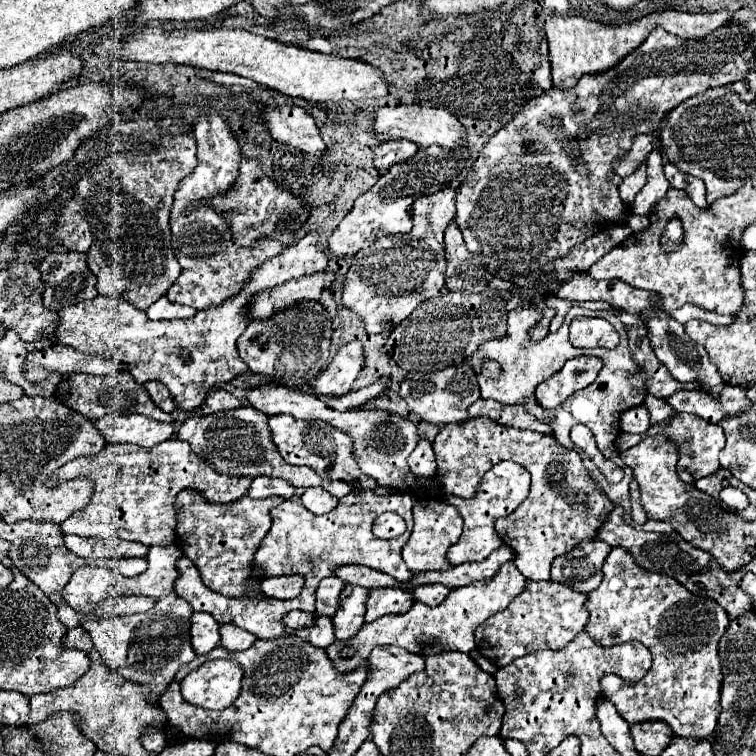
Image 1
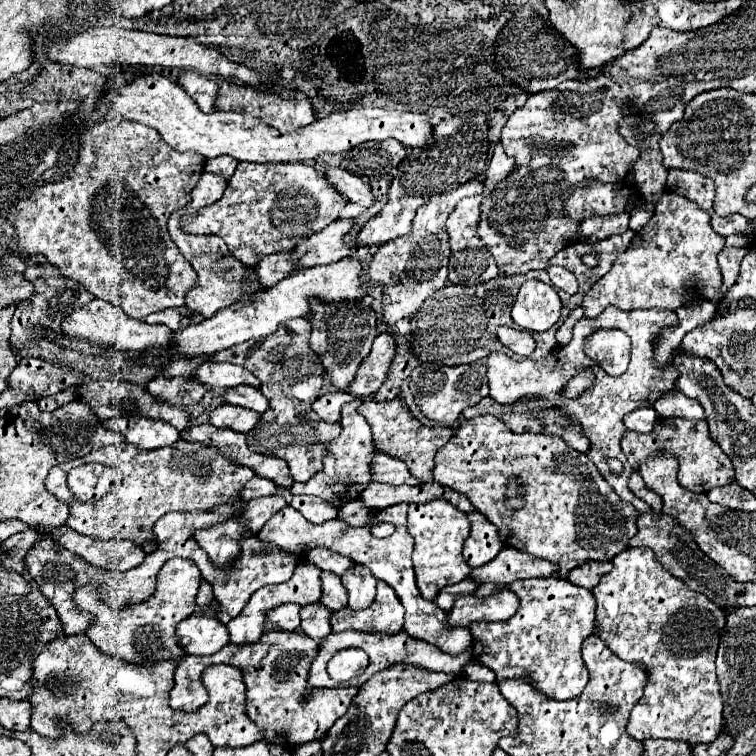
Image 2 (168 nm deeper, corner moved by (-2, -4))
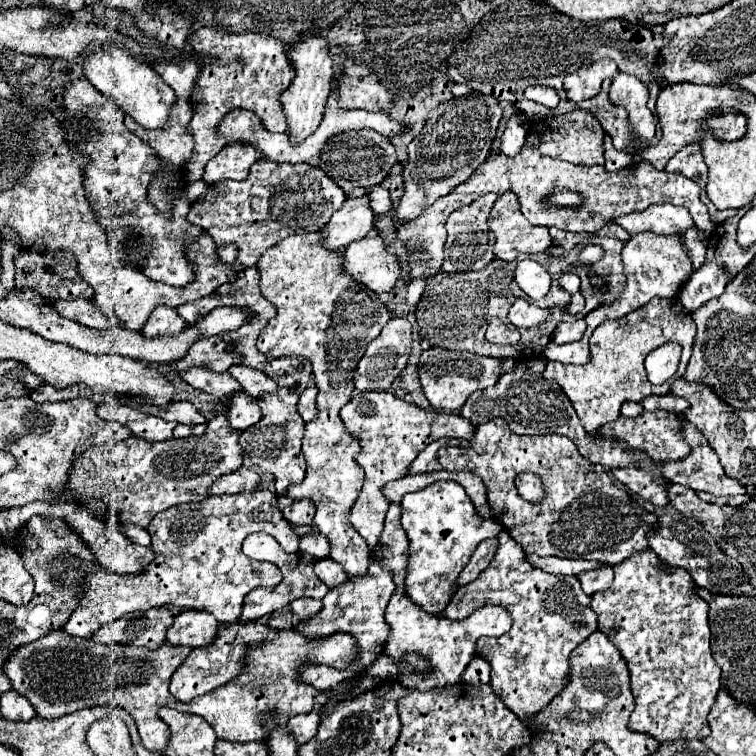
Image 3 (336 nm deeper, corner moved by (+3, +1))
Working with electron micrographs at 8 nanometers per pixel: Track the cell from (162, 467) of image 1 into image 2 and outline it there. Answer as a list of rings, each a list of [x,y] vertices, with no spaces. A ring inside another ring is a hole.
[[[178,439],[174,445],[154,451],[140,451],[130,443],[96,449],[76,461],[52,467],[46,477],[46,489],[60,500],[73,502],[66,521],[72,531],[102,541],[130,539],[142,545],[146,541],[154,541],[152,527],[168,511],[206,511],[216,509],[226,501],[238,501],[240,489],[246,481],[250,481],[250,477],[254,477],[252,469],[230,463],[226,457],[218,455],[216,449]],[[90,461],[118,467],[122,471],[122,485],[118,489],[110,489],[100,503],[78,503],[67,486],[67,474],[74,467]]]

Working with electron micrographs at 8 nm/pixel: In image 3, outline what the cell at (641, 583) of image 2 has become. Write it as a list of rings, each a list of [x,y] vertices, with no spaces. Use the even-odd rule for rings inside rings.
[[[653,550],[637,552],[613,568],[613,584],[593,596],[591,608],[599,616],[599,630],[619,648],[631,672],[635,710],[631,714],[629,728],[635,732],[647,732],[659,742],[677,738],[703,740],[711,732],[707,714],[721,688],[721,668],[715,664],[709,648],[709,606],[693,592],[695,584],[685,570],[671,568],[671,572],[665,572],[665,568],[667,564],[661,562]]]

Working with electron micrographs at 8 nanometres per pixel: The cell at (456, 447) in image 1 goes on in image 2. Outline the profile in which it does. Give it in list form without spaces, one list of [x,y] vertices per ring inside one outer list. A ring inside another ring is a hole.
[[[494,415],[460,423],[454,437],[436,453],[434,481],[458,491],[486,515],[498,527],[504,545],[554,561],[558,565],[554,577],[564,577],[586,559],[610,561],[636,535],[638,513],[614,493],[584,453],[568,447],[560,437],[516,435]],[[510,477],[518,477],[526,487],[526,503],[518,511],[504,507],[504,485]]]

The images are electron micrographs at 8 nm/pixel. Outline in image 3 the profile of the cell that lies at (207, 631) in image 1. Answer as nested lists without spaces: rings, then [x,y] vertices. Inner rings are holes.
[[[181,610],[167,632],[167,642],[175,646],[201,648],[213,642],[217,624],[219,622],[211,614],[199,610]]]

